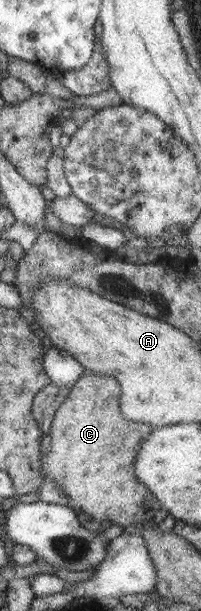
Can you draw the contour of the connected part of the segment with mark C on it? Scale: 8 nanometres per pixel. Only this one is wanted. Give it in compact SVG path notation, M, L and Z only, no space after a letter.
M84 372L84 375L70 388L68 396L60 405L53 418L50 430L50 446L46 454L42 455L42 476L49 477L66 495L66 505L76 511L84 521L86 518L102 522L105 525L138 525L143 521L150 521L161 509L159 500L137 478L135 478L134 461L137 447L143 439L153 431L153 427L145 423L127 421L119 411L119 383L105 375Z

